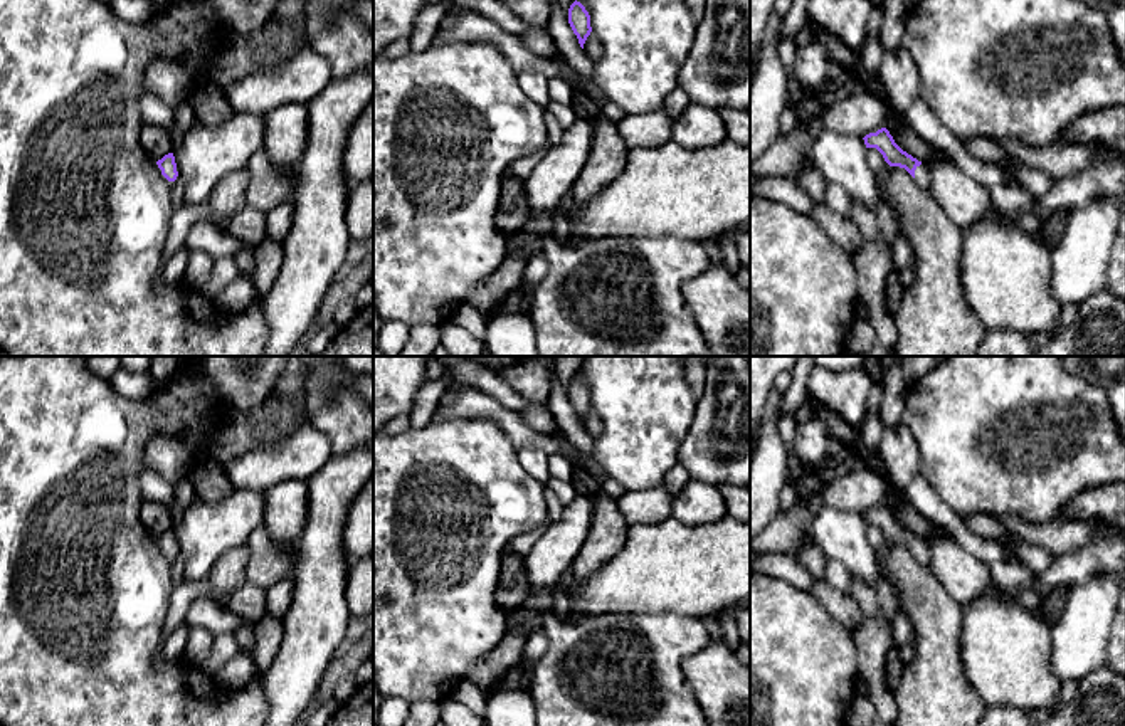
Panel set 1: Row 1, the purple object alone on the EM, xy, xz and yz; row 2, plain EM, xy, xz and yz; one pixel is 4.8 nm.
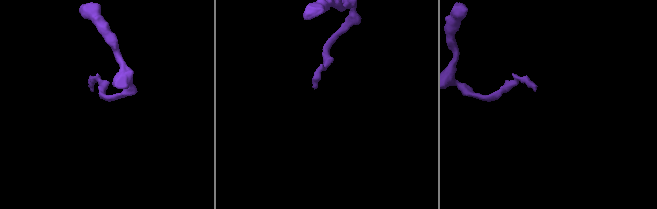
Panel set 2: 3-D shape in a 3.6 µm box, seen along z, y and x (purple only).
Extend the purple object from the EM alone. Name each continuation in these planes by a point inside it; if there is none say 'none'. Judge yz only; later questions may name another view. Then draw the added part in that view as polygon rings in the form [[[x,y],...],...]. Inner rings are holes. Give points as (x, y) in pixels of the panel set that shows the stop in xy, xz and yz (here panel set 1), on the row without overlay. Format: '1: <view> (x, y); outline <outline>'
1: yz (920, 550); outline [[[923,539],[920,543],[916,543],[916,546],[915,546],[915,558],[920,563],[925,563],[925,565],[928,563],[928,546]]]

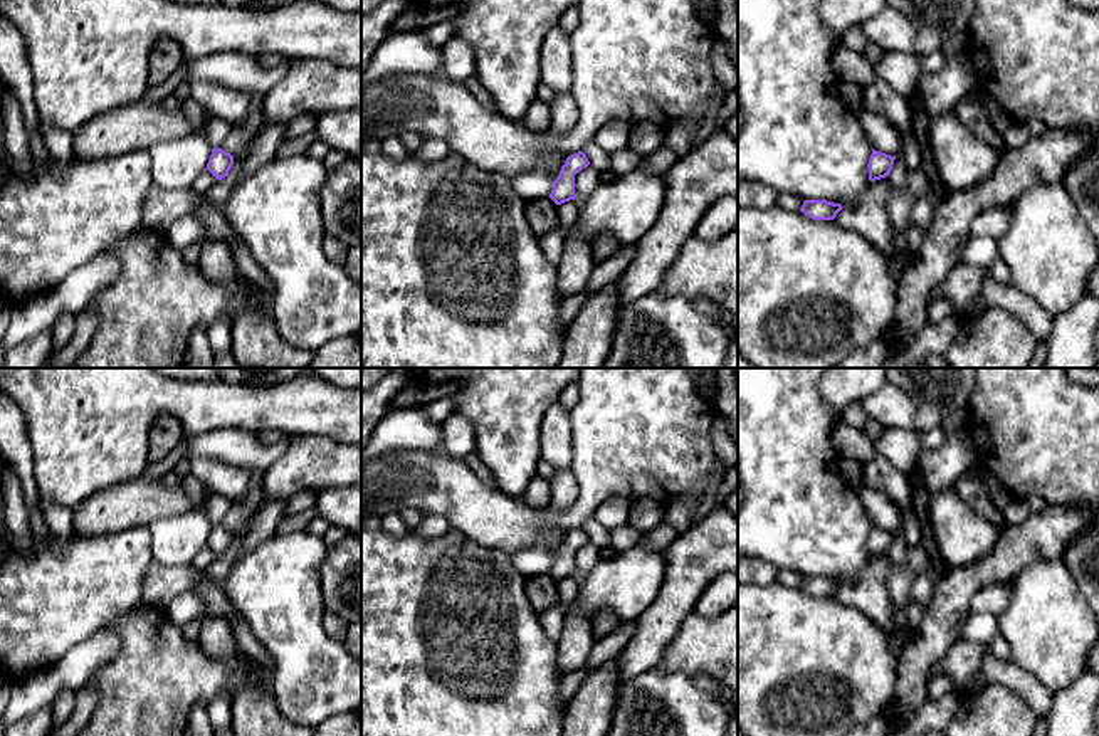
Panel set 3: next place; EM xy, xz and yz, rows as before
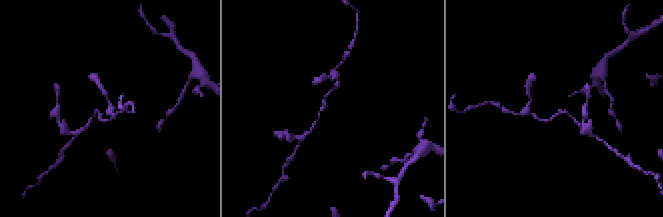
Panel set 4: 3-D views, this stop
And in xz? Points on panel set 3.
none

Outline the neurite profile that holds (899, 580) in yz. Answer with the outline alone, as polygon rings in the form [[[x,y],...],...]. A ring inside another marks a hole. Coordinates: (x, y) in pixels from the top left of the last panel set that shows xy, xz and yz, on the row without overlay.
[[[907,563],[891,566],[886,586],[892,607],[906,610],[914,602],[911,593],[914,578],[916,571]]]

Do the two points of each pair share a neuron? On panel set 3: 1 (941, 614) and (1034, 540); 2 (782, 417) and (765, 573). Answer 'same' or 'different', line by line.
1: same
2: different

